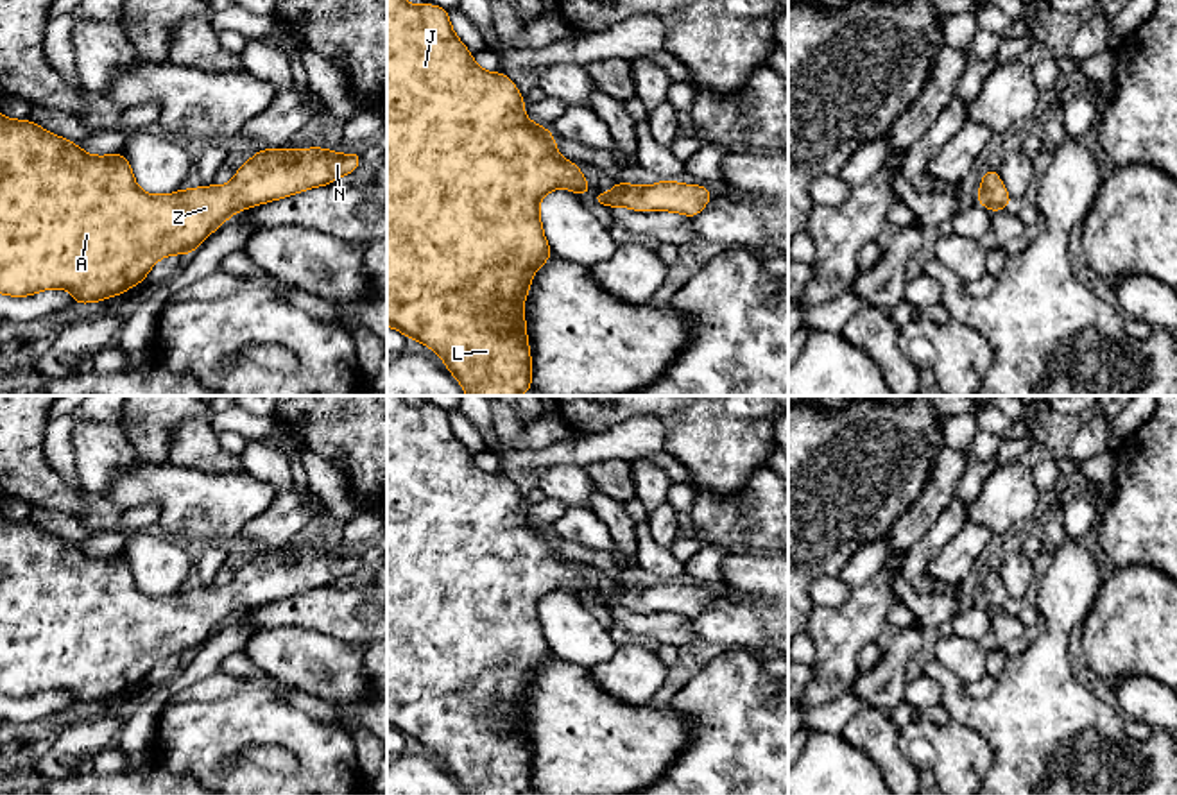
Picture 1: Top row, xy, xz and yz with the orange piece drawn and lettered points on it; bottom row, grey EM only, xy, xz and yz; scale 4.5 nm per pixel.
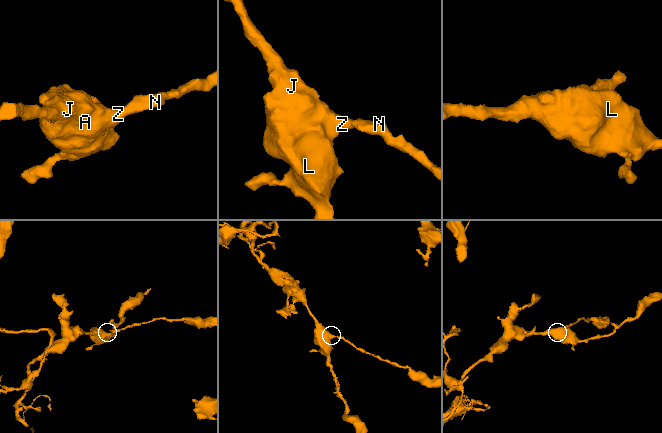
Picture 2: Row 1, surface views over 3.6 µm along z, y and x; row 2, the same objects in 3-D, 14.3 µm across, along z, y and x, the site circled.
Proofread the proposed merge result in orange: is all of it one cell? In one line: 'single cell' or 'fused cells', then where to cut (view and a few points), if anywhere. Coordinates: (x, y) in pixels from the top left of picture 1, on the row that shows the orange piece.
single cell; no cut

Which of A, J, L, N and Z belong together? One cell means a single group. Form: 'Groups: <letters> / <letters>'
Groups: A J L N Z

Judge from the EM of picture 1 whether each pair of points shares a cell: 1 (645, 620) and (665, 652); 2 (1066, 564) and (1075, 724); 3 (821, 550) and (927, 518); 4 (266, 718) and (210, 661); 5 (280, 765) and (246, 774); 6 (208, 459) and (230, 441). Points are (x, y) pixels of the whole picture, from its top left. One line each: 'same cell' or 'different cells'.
1: different cells
2: same cell
3: different cells
4: different cells
5: different cells
6: different cells

